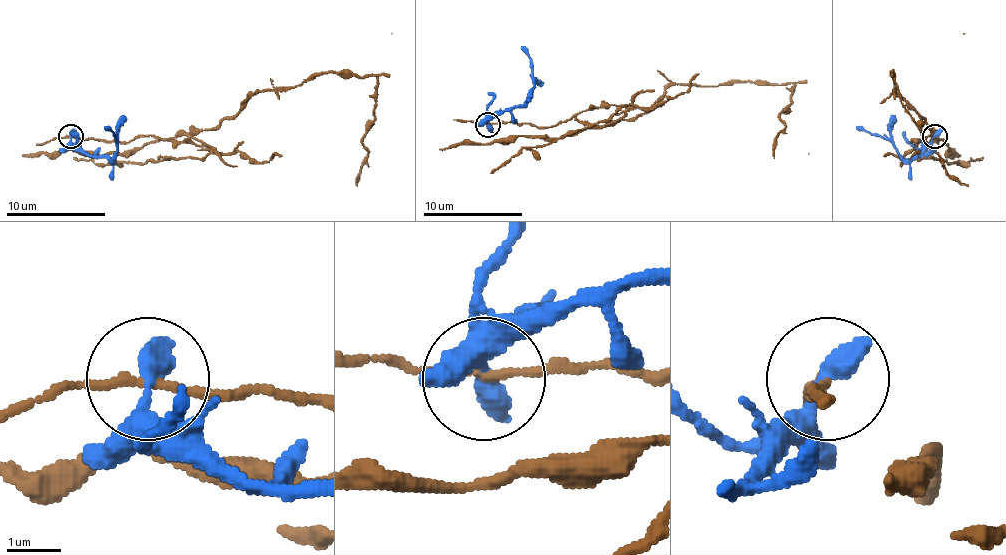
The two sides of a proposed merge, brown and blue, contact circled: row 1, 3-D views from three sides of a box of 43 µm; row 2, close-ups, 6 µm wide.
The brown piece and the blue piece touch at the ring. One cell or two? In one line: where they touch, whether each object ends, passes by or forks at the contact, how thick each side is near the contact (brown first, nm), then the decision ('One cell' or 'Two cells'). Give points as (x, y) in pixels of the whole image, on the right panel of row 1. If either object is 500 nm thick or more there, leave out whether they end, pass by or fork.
Place: (934, 136). At the ring brown passes by. At the ring blue ends. Thickness 130 nm (brown) against 440 nm. Two cells

